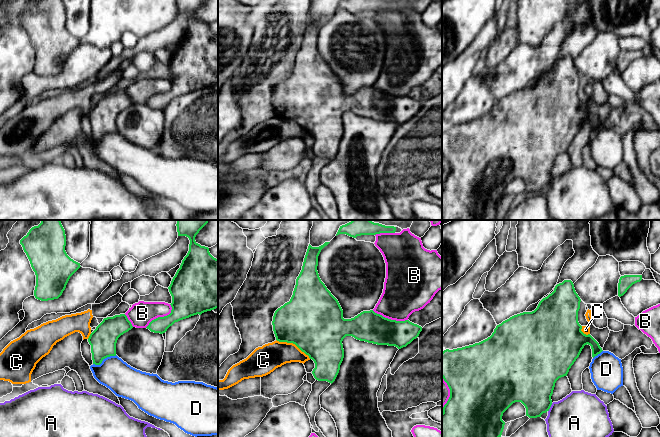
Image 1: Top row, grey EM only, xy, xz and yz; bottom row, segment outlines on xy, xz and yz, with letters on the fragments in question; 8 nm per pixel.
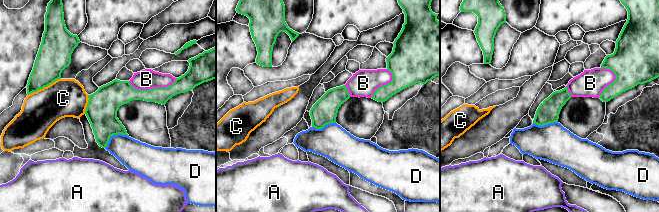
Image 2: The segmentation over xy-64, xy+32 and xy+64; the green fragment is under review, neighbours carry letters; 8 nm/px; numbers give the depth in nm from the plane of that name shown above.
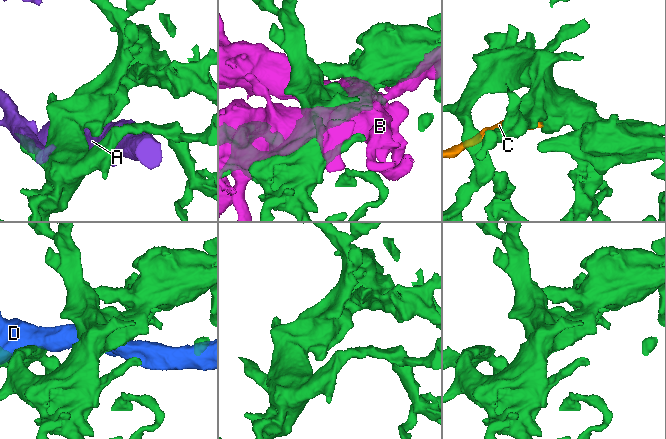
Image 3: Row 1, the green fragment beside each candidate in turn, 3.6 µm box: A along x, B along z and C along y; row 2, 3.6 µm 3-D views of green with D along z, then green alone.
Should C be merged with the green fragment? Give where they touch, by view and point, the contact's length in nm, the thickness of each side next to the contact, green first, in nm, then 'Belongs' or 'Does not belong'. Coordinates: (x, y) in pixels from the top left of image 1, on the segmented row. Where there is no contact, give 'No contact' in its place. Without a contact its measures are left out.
Touches green at xz (293, 343). Shared border 320 nm. Thickness 480 nm (green) against 220 nm. Does not belong

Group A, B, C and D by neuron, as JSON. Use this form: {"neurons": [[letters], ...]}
{"neurons": [["A"], ["B"], ["C"], ["D"]]}

